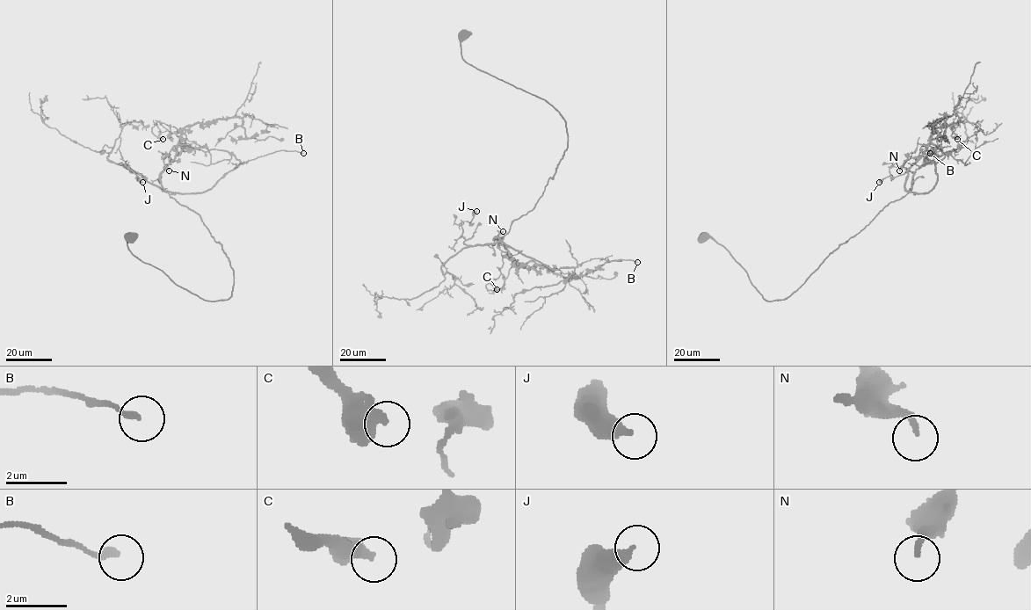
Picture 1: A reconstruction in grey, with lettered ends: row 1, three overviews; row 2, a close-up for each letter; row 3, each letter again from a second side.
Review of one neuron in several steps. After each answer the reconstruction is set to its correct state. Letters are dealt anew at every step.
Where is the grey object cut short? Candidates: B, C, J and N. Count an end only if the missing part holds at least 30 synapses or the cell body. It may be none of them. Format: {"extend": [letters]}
{"extend": []}

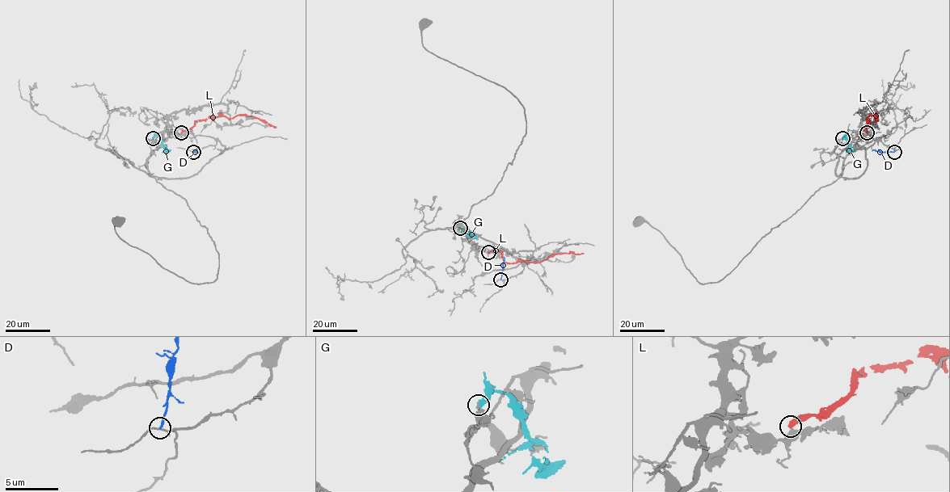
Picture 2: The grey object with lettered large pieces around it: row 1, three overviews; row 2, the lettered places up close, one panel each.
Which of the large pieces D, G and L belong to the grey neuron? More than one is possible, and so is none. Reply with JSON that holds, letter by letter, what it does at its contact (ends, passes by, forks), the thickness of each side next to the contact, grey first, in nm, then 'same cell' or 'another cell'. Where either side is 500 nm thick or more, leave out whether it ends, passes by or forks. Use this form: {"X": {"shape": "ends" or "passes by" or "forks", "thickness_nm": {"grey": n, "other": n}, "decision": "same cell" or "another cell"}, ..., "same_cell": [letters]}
{"D": {"shape": "ends", "thickness_nm": {"grey": 130, "other": 240}, "decision": "another cell"}, "G": {"shape": "ends", "thickness_nm": {"grey": 150, "other": 400}, "decision": "another cell"}, "L": {"shape": "ends", "thickness_nm": {"grey": 480, "other": 460}, "decision": "another cell"}, "same_cell": []}

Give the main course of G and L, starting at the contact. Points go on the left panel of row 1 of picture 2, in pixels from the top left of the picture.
G: (153, 138), (158, 135), (166, 147), (162, 153)
L: (181, 132), (188, 130), (200, 120), (224, 116), (232, 118), (240, 115), (254, 116), (276, 128)

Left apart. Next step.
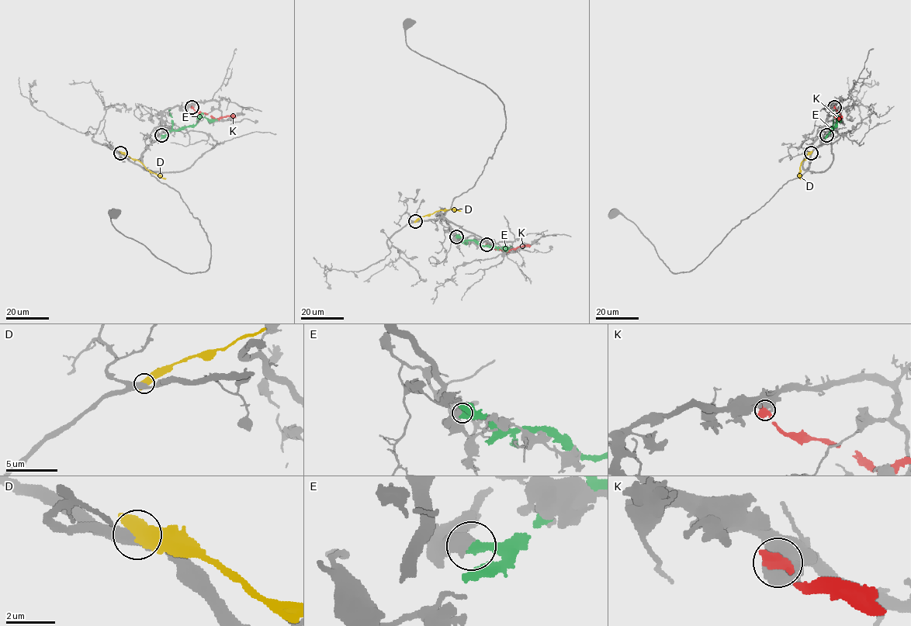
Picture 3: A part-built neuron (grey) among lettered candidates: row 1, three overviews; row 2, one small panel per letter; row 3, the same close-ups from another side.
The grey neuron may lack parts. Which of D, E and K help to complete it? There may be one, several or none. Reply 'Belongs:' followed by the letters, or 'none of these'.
Belongs: none of these

